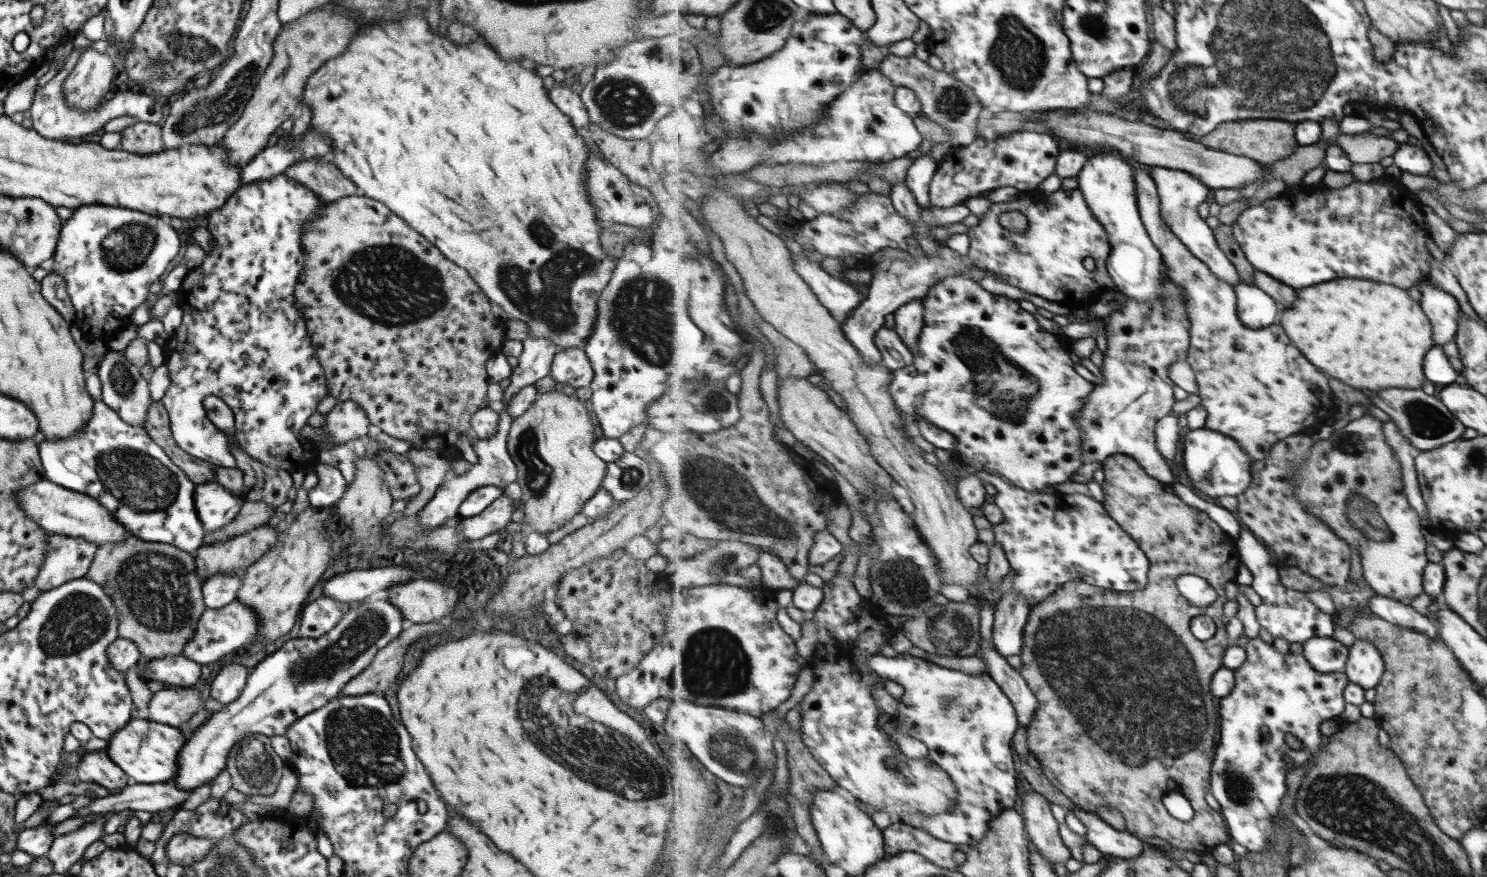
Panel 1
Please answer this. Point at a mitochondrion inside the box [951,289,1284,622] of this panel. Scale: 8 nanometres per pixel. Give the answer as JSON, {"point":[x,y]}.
{"point":[1016,407]}

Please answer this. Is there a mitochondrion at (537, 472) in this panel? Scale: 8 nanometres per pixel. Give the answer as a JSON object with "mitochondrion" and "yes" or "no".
{"mitochondrion":"yes"}

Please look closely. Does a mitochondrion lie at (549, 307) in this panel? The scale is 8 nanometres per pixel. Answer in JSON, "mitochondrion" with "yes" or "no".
{"mitochondrion":"yes"}

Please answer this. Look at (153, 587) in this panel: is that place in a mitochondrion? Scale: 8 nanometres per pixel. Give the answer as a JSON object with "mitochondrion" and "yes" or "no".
{"mitochondrion":"yes"}

